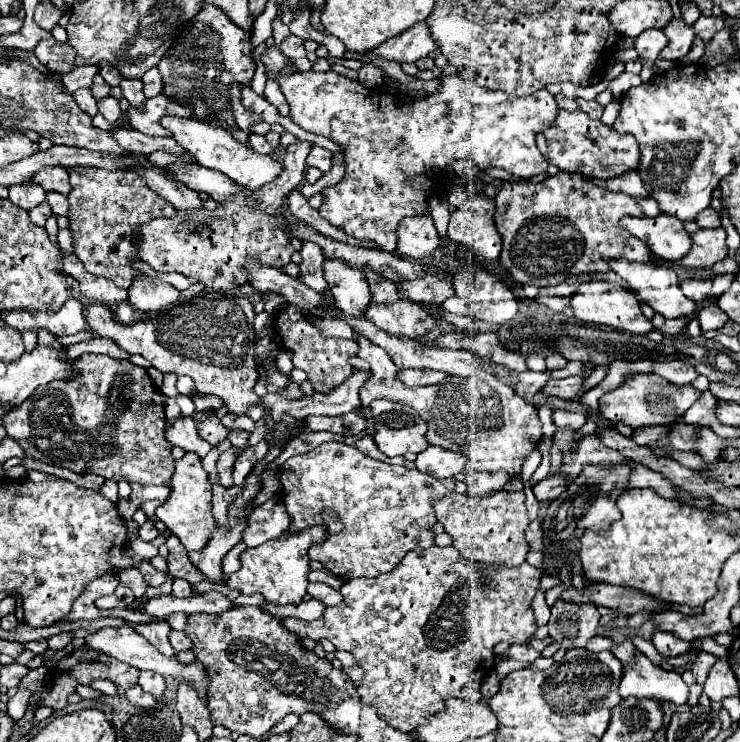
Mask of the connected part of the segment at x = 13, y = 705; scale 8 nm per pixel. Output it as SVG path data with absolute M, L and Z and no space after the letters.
M25 685L19 687L19 693L7 701L7 713L9 713L15 721L19 721L19 719L23 717L23 713L25 713L27 705L29 705L29 699L31 699L31 691L29 691Z

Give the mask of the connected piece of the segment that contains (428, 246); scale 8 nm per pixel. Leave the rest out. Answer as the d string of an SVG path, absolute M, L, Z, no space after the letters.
M429 213L421 217L403 217L397 227L397 253L411 259L423 259L435 251L439 235Z

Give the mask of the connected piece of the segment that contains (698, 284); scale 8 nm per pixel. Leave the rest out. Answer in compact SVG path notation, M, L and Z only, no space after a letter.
M685 279L681 281L681 291L685 293L685 297L693 299L697 305L703 305L707 303L707 293L711 289L711 281L691 281L691 279Z

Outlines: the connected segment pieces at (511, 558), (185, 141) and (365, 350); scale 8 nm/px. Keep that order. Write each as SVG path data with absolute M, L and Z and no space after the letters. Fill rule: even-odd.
M497 491L489 493L489 497L469 497L459 493L449 493L449 497L441 497L433 501L433 511L437 523L445 527L445 533L451 535L453 547L473 563L493 563L505 567L519 567L527 553L529 543L525 539L525 529L529 525L527 509L525 509L525 493L507 493Z
M163 117L161 125L165 125L175 141L185 147L199 165L205 165L207 169L217 169L221 173L225 173L231 181L235 181L241 187L247 189L259 189L261 185L273 181L275 177L279 177L279 173L283 171L283 165L279 161L275 161L269 155L259 155L253 151L251 143L239 143L235 141L225 129L213 125L213 123L205 123L199 119L179 119L179 117Z
M357 337L359 351L357 357L371 365L371 379L361 389L361 403L369 405L375 399L387 399L411 405L429 425L427 441L431 445L459 451L467 455L475 469L485 473L495 473L503 469L505 473L517 473L525 463L525 457L541 441L541 421L537 409L527 405L521 397L513 393L511 387L501 383L489 373L479 377L445 377L445 381L427 387L407 387L397 379L397 365L391 357L365 337ZM465 395L465 397L453 397Z

